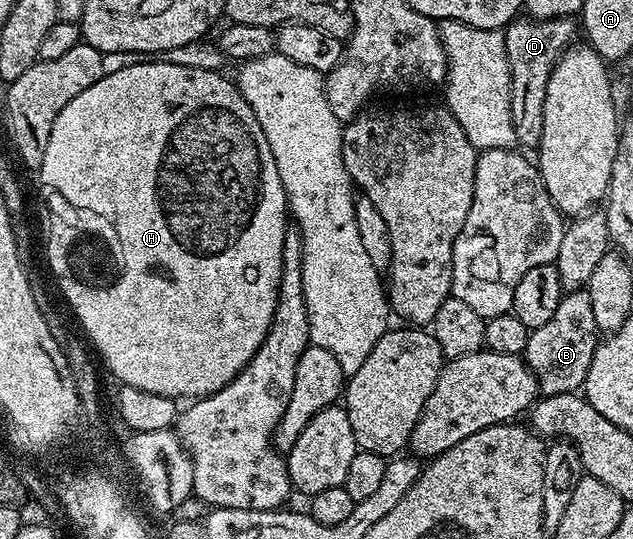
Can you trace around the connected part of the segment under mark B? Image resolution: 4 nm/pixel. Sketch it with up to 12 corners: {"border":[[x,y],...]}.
{"border":[[587,290],[527,336],[540,392],[578,392],[601,332]]}

